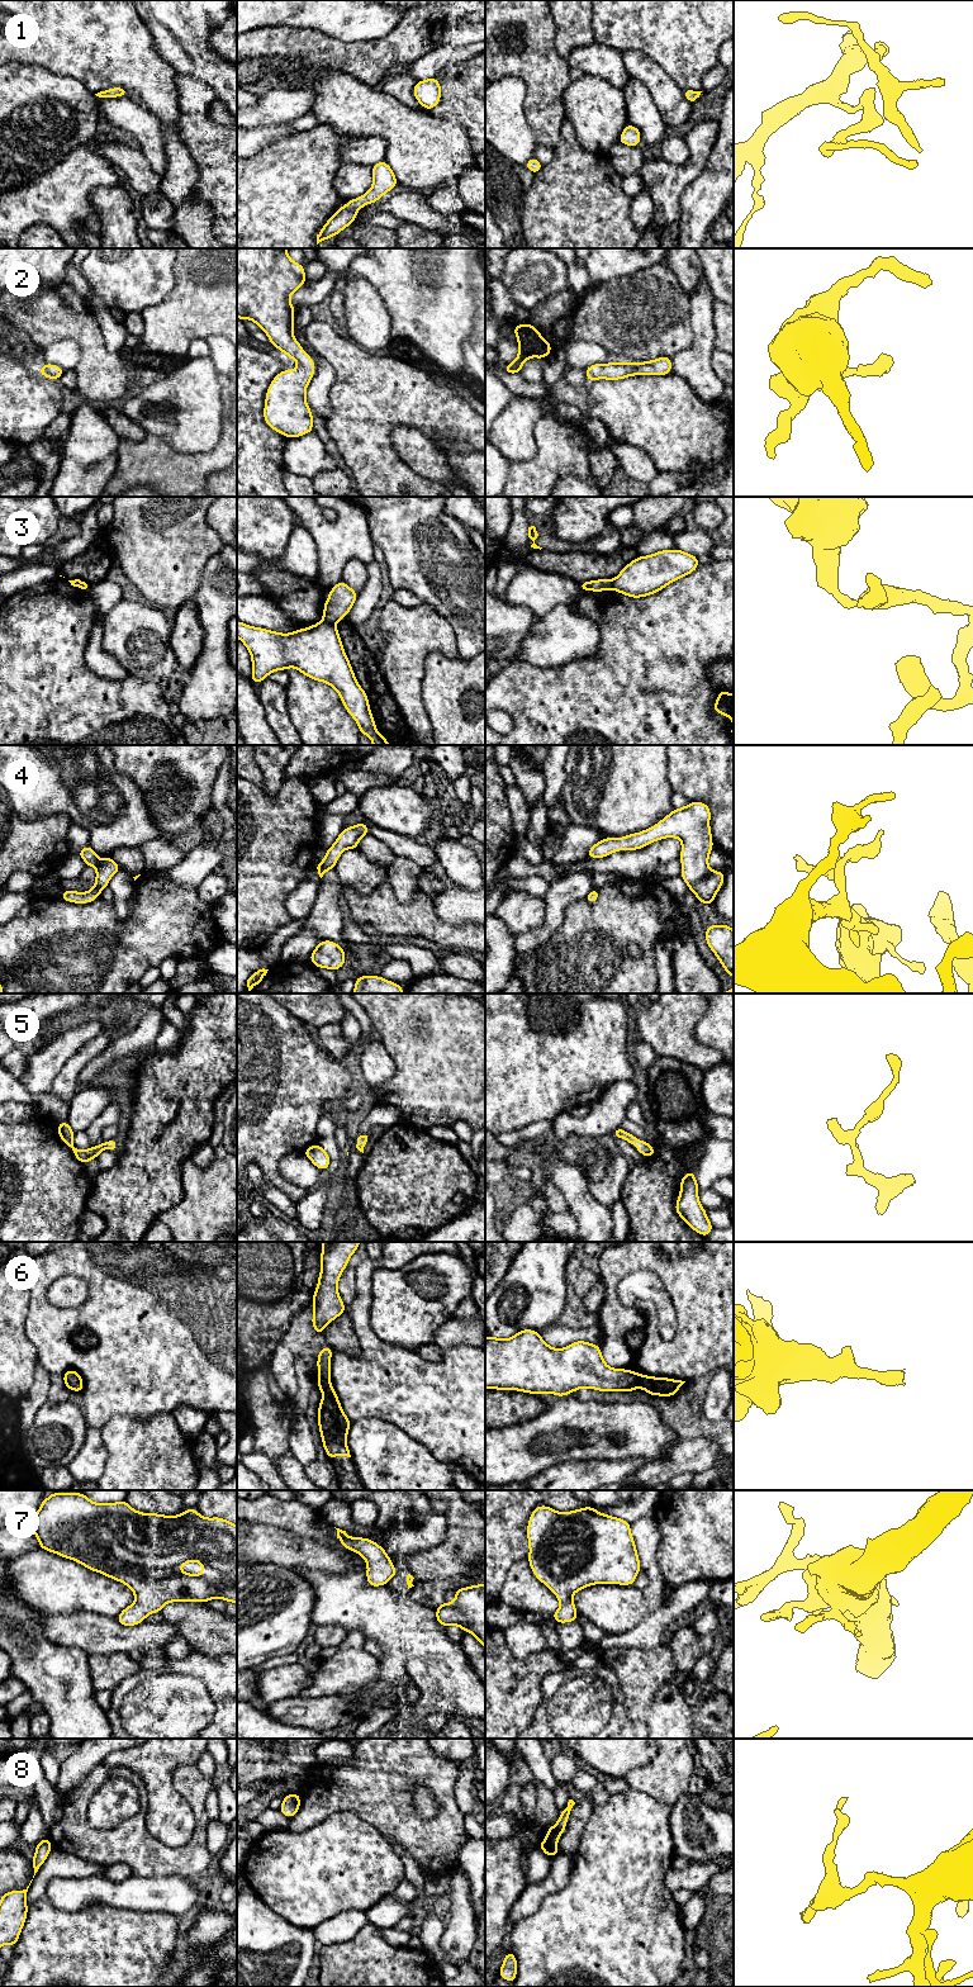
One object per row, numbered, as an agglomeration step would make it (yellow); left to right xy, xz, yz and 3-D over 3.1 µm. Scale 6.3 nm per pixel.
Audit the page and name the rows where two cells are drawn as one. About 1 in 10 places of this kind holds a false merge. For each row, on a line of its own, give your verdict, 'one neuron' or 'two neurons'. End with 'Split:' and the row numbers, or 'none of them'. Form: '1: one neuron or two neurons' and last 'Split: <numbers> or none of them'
1: one neuron
2: one neuron
3: two neurons
4: one neuron
5: one neuron
6: one neuron
7: one neuron
8: one neuron
Split: 3

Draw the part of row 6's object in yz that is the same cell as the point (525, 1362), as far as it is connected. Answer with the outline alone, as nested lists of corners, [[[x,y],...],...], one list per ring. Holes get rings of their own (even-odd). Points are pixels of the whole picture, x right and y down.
[[[533,1329],[506,1339],[488,1333],[485,1338],[485,1389],[551,1393],[560,1398],[580,1388],[630,1393],[641,1388],[652,1396],[673,1396],[684,1383],[612,1369],[604,1362],[601,1346],[585,1341],[552,1348]]]

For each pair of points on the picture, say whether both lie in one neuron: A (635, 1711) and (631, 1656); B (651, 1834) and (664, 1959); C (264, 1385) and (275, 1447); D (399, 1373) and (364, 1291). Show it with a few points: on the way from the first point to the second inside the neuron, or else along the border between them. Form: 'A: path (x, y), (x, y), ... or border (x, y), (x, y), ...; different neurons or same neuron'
A: path (635, 1697), (635, 1670); same neuron
B: path (651, 1865), (651, 1928); same neuron
C: path (266, 1400), (271, 1409), (271, 1432); same neuron
D: path (379, 1352), (369, 1342), (362, 1328), (362, 1312); same neuron

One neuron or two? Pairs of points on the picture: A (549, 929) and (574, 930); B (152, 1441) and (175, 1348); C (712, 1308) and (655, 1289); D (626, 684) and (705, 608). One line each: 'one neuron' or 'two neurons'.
A: two neurons
B: two neurons
C: two neurons
D: one neuron

